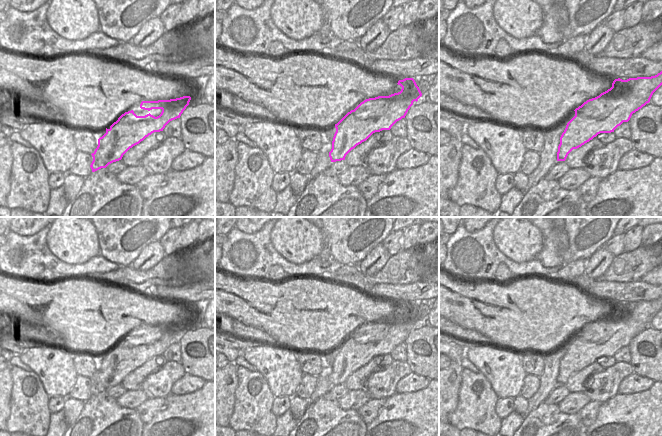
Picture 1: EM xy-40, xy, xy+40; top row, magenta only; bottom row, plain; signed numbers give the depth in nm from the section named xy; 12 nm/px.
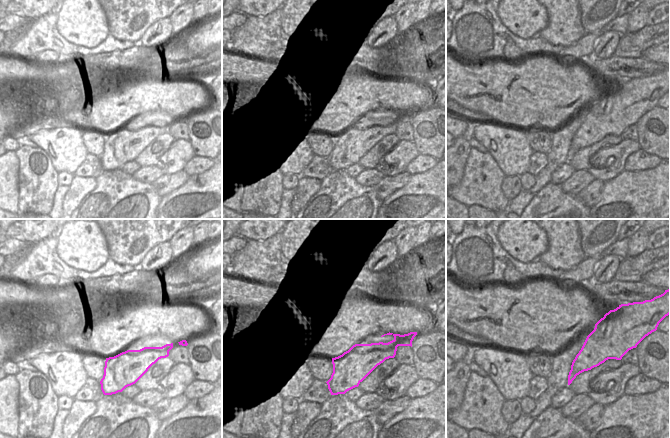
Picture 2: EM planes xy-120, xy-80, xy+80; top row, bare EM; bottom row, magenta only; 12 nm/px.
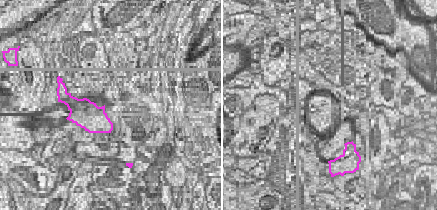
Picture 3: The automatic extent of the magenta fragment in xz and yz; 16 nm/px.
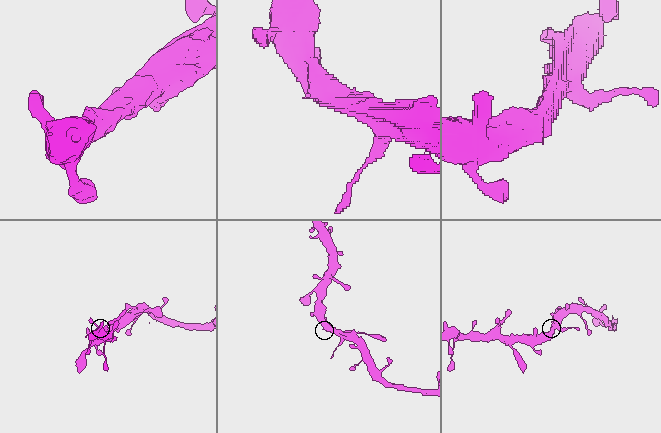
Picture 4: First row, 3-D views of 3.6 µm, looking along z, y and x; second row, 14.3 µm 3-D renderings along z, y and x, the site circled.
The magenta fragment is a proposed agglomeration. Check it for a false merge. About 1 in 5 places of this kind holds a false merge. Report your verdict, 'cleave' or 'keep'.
keep

